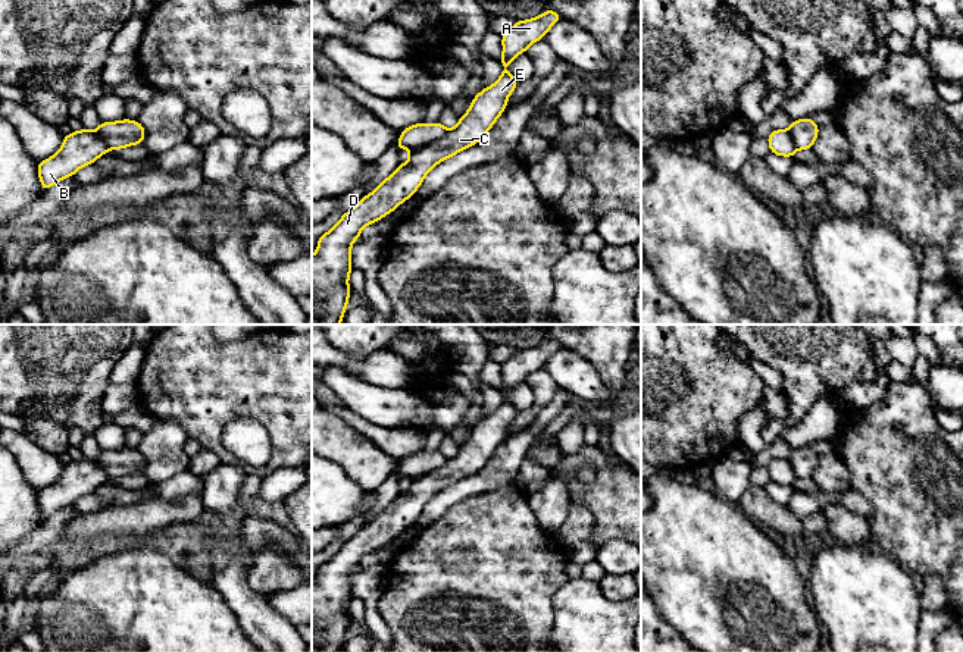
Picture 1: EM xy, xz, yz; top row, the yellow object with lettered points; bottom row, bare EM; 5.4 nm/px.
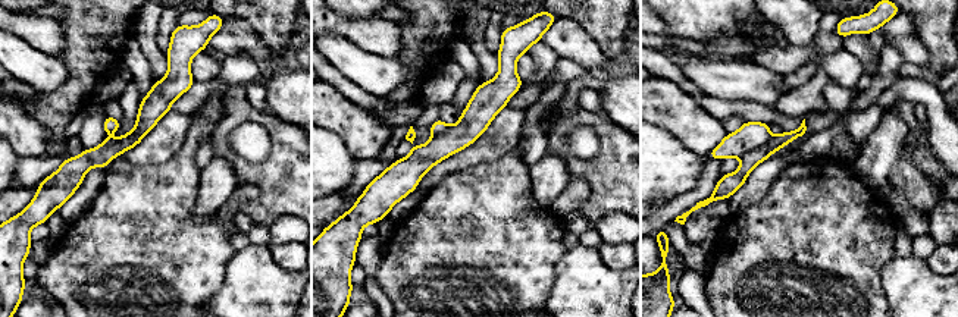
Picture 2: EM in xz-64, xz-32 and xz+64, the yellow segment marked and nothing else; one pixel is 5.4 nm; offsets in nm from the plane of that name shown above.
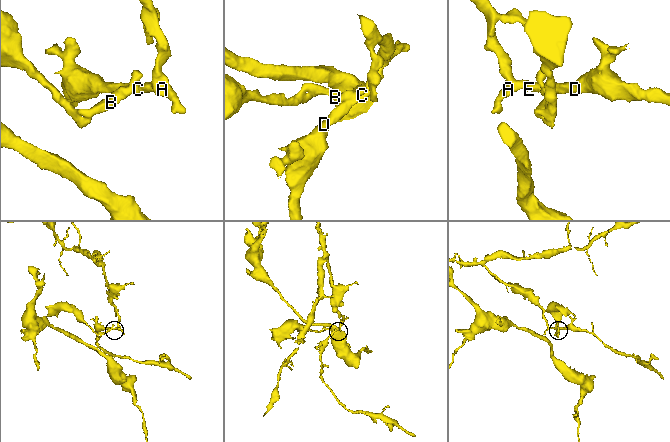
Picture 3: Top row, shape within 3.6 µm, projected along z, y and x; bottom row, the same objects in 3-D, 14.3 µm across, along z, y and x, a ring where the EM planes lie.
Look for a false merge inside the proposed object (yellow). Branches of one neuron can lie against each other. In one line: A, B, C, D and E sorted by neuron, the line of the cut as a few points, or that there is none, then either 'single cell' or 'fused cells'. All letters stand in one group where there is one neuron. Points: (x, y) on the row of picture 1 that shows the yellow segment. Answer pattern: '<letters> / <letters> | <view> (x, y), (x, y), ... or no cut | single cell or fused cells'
A C D E / B | xz (447, 129), (440, 137), (410, 153) | fused cells

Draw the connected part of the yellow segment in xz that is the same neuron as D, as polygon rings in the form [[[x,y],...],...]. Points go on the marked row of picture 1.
[[[548,9],[537,18],[516,21],[501,35],[500,78],[473,97],[457,125],[447,129],[441,138],[412,151],[406,163],[400,163],[369,195],[362,197],[344,213],[335,226],[318,238],[318,248],[312,256],[312,325],[343,322],[351,294],[351,245],[360,238],[362,229],[395,211],[419,189],[434,166],[475,145],[487,135],[519,85],[506,68],[516,56],[526,53],[531,44],[543,40],[560,19],[556,10]]]

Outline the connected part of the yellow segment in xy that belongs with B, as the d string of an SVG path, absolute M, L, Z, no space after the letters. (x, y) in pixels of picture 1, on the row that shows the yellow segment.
M82 128L65 135L60 150L37 163L41 191L44 192L65 178L75 176L78 169L93 164L109 150L94 131Z

